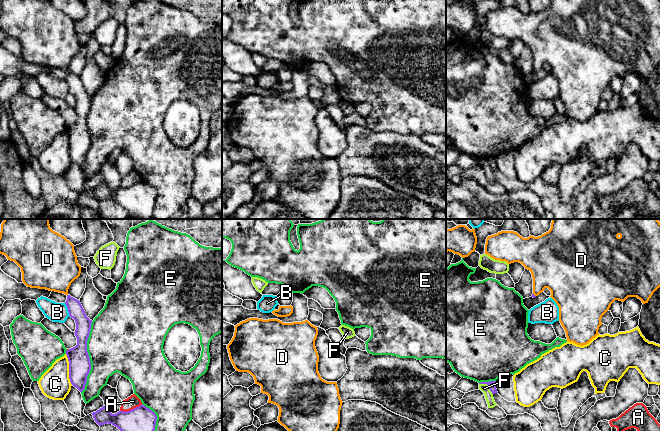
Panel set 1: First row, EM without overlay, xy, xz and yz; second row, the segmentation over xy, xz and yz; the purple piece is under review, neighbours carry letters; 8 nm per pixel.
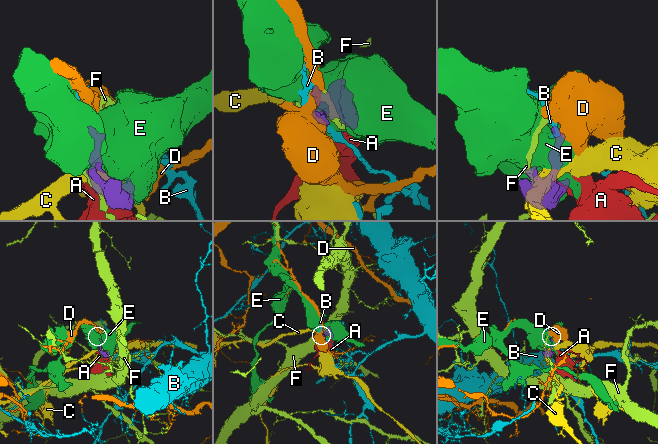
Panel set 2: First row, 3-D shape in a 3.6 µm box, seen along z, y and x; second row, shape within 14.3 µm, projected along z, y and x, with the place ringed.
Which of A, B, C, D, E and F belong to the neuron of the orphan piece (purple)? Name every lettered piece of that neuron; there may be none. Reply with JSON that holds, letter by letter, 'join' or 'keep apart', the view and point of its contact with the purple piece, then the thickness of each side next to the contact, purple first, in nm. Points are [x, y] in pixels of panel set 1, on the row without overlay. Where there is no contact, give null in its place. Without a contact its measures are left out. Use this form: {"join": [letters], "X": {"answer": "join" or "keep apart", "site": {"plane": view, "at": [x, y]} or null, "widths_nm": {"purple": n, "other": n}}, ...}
{"join": ["D"], "A": {"answer": "keep apart", "site": {"plane": "xy", "at": [132, 185]}, "widths_nm": {"purple": 260, "other": 100}}, "B": {"answer": "keep apart", "site": {"plane": "xy", "at": [68, 86]}, "widths_nm": {"purple": 130, "other": 160}}, "C": {"answer": "keep apart", "site": {"plane": "xy", "at": [69, 145]}, "widths_nm": {"purple": 180, "other": 240}}, "D": {"answer": "join", "site": {"plane": "yz", "at": [534, 71]}, "widths_nm": {"purple": 20, "other": 320}}, "E": {"answer": "keep apart", "site": {"plane": "xy", "at": [88, 133]}, "widths_nm": {"purple": 180, "other": 440}}, "F": {"answer": "keep apart", "site": {"plane": "yz", "at": [488, 162]}, "widths_nm": {"purple": 60, "other": 70}}}

